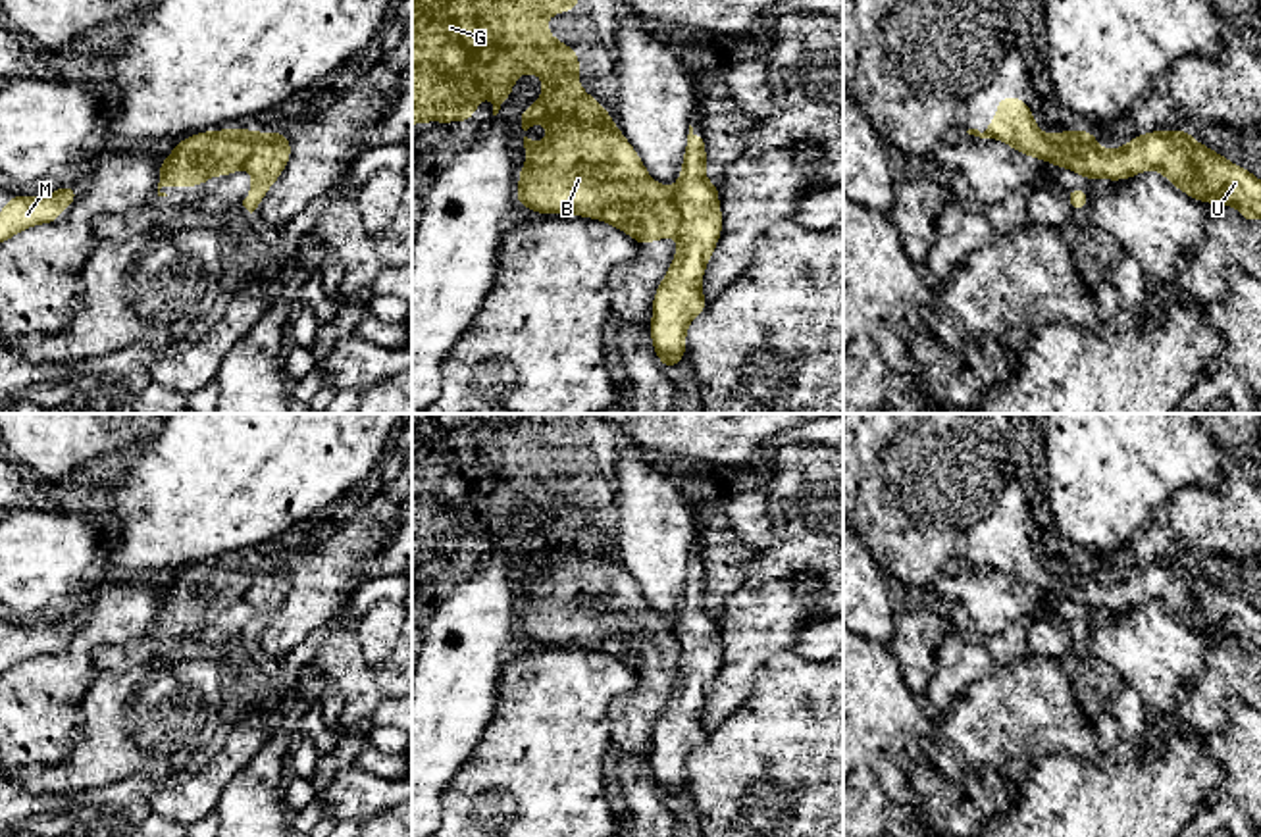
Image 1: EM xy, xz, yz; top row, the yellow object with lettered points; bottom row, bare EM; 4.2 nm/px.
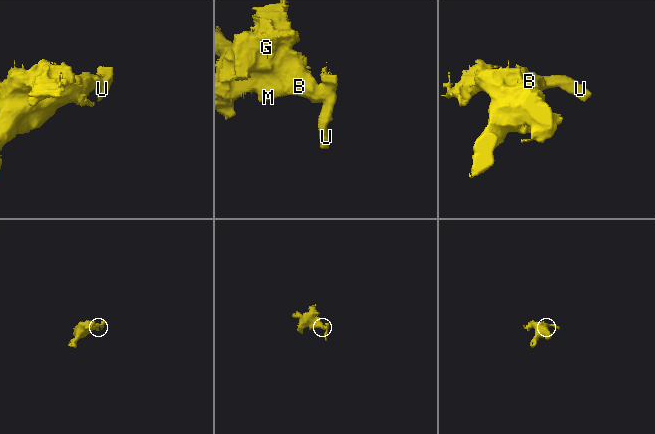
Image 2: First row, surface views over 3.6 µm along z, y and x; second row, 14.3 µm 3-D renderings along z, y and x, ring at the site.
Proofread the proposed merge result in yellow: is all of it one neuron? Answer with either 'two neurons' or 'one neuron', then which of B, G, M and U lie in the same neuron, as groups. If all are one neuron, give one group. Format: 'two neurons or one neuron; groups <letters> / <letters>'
two neurons; groups B G M / U

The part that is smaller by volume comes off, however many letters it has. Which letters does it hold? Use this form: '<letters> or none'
U

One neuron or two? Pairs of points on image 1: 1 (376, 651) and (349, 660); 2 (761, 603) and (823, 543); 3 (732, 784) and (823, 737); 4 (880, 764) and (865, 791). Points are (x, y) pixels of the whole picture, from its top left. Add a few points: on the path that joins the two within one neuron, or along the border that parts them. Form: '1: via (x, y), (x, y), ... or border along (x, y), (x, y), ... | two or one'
1: border along (355, 624), (366, 660), (380, 662), (391, 655) | two
2: border along (744, 583), (753, 587), (815, 578), (821, 587) | two
3: via (755, 764), (765, 755), (799, 755) | one
4: border along (865, 764), (890, 797), (909, 803) | two

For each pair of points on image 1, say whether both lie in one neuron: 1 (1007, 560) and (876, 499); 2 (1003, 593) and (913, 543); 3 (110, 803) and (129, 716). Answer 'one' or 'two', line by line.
1: one
2: two
3: two

